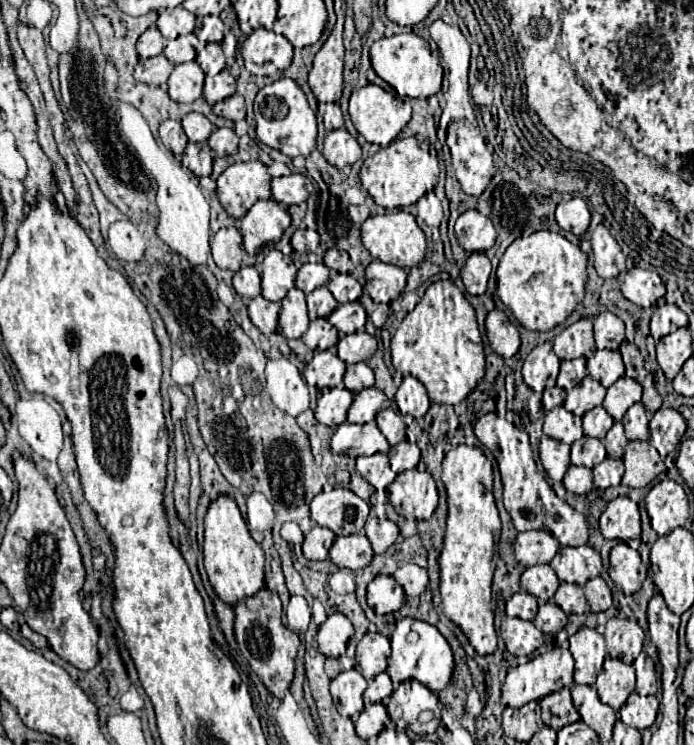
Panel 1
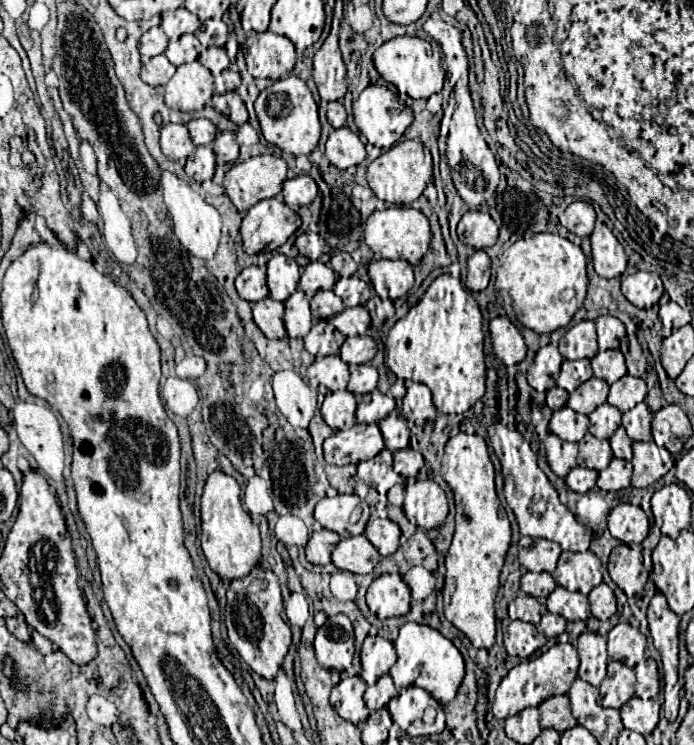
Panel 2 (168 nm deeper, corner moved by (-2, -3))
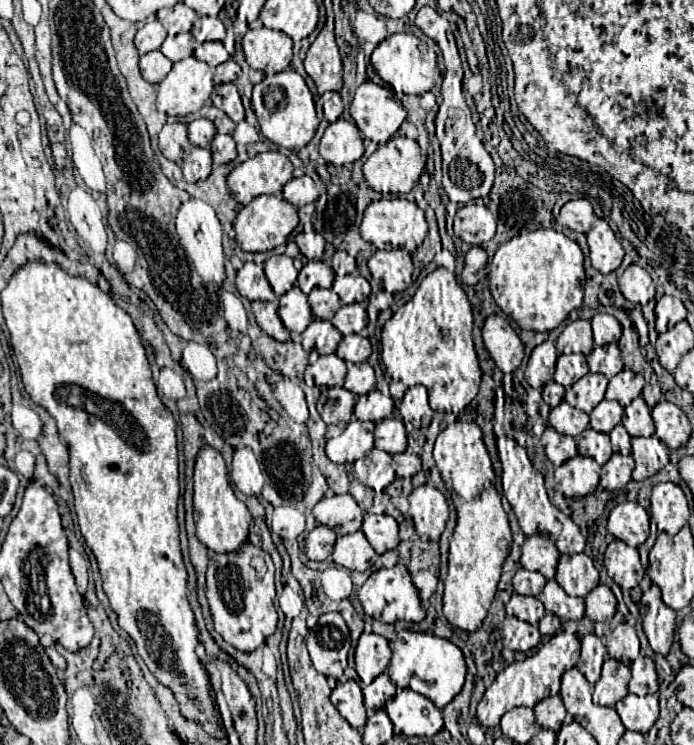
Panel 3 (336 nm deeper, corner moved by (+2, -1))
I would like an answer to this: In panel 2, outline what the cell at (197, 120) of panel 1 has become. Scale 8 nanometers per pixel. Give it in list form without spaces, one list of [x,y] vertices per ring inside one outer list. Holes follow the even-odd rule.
[[[194,118],[188,122],[190,138],[196,146],[208,146],[216,136],[216,126],[206,118]]]

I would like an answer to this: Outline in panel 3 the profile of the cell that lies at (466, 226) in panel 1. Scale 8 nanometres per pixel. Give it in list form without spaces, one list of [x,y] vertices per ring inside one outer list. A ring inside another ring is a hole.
[[[472,202],[456,212],[454,234],[464,242],[472,246],[482,246],[494,236],[494,232],[496,232],[496,218],[484,204]]]

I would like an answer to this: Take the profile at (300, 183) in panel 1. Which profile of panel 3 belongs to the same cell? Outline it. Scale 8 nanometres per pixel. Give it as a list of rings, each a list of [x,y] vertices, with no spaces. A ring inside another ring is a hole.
[[[306,174],[300,176],[300,178],[292,178],[284,186],[284,198],[292,206],[302,208],[302,206],[306,206],[306,204],[310,204],[310,202],[314,202],[318,198],[318,186]]]

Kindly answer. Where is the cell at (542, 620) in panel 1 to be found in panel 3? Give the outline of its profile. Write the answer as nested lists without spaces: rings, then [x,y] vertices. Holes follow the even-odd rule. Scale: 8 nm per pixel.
[[[546,614],[542,620],[540,620],[540,632],[542,634],[556,634],[560,630],[560,620],[558,620],[558,616],[554,616],[554,614]]]

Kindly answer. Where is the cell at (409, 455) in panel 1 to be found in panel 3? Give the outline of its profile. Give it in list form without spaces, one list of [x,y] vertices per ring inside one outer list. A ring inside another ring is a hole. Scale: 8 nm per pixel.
[[[409,452],[396,454],[392,460],[397,477],[412,478],[422,469],[420,458]]]

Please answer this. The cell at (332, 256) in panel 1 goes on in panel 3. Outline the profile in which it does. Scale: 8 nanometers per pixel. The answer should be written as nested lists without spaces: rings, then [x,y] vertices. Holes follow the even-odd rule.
[[[337,250],[332,256],[332,268],[336,276],[352,274],[357,270],[355,258],[343,250]]]

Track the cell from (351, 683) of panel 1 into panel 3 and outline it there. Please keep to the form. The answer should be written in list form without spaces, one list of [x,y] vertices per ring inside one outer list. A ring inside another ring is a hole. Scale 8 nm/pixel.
[[[354,680],[338,684],[330,696],[338,712],[350,722],[352,728],[362,728],[366,724],[366,708],[362,702],[362,690]]]

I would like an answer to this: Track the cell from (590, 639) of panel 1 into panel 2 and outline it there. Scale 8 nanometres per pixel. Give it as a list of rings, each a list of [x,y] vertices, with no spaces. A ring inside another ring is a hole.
[[[584,632],[578,638],[580,670],[578,676],[592,686],[598,686],[607,674],[608,653],[607,639],[594,632]]]

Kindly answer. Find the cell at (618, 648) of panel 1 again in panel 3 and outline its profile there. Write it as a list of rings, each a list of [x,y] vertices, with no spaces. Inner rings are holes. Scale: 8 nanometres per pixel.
[[[630,624],[616,626],[606,636],[606,648],[607,653],[614,660],[630,666],[638,658],[638,654],[640,654],[640,640],[636,636],[636,630]]]

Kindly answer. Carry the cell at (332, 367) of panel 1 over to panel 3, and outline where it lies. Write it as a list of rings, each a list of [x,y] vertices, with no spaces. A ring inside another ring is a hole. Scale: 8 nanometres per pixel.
[[[336,354],[320,356],[316,364],[308,366],[308,374],[314,378],[314,382],[320,386],[344,386],[346,376],[346,364]]]

